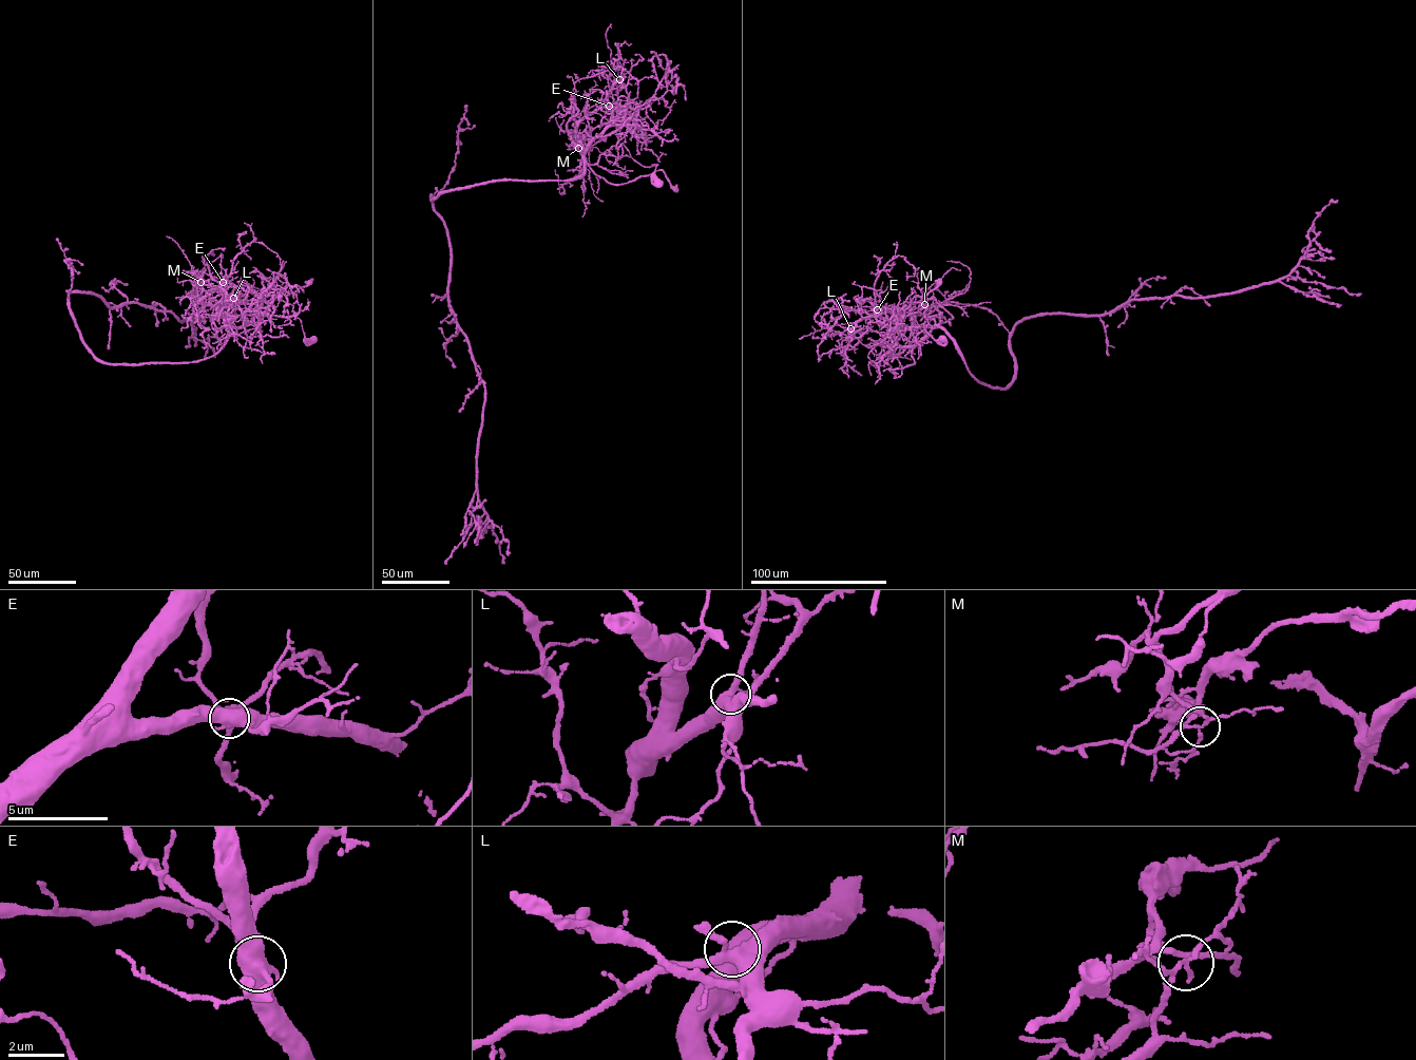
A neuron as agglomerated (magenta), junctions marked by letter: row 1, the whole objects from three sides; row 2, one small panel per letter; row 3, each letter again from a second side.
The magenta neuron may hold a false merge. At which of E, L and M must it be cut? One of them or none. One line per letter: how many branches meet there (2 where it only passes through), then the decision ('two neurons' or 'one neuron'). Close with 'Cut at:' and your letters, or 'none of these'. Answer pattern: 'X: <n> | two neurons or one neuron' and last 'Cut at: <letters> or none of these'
E: 3 | one neuron
L: 4 | one neuron
M: 3 | two neurons
Cut at: M

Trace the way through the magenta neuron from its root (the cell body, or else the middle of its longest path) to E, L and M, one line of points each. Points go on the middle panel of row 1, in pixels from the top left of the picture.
E: (659, 182), (654, 173), (657, 165), (642, 165), (623, 144), (635, 111), (632, 116), (599, 107), (609, 106)
L: (659, 182), (654, 173), (657, 165), (642, 165), (623, 144), (628, 124), (639, 107), (629, 98), (619, 79)
M: (659, 182), (654, 173), (657, 165), (642, 165), (623, 144), (634, 114), (611, 133), (582, 140), (578, 148)

